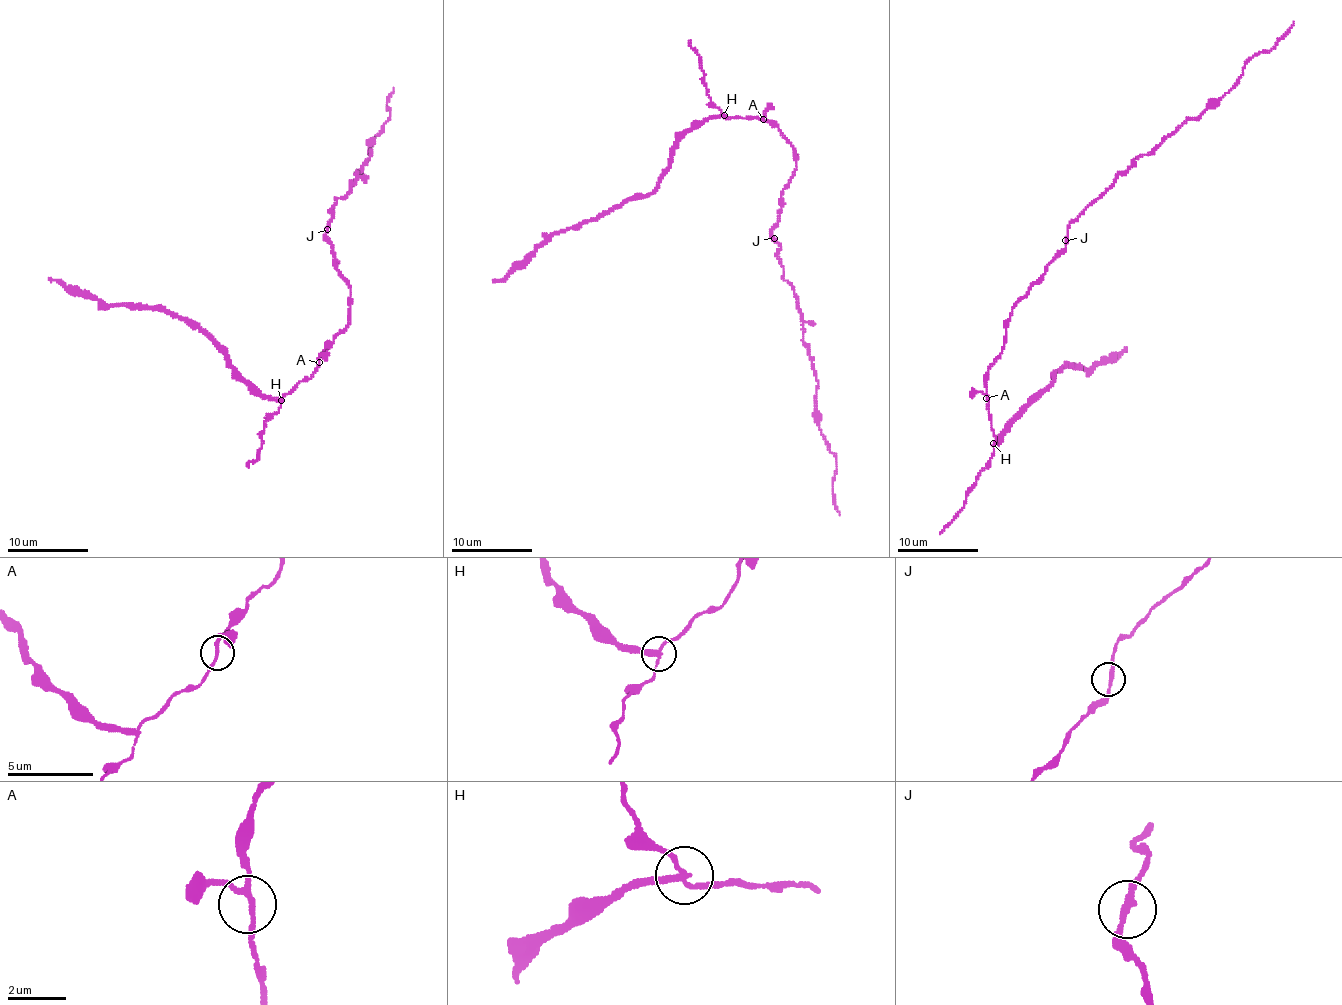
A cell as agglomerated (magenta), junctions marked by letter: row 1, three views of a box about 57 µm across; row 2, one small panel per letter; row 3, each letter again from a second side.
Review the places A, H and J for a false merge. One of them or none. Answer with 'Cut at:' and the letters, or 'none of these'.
Cut at: H

